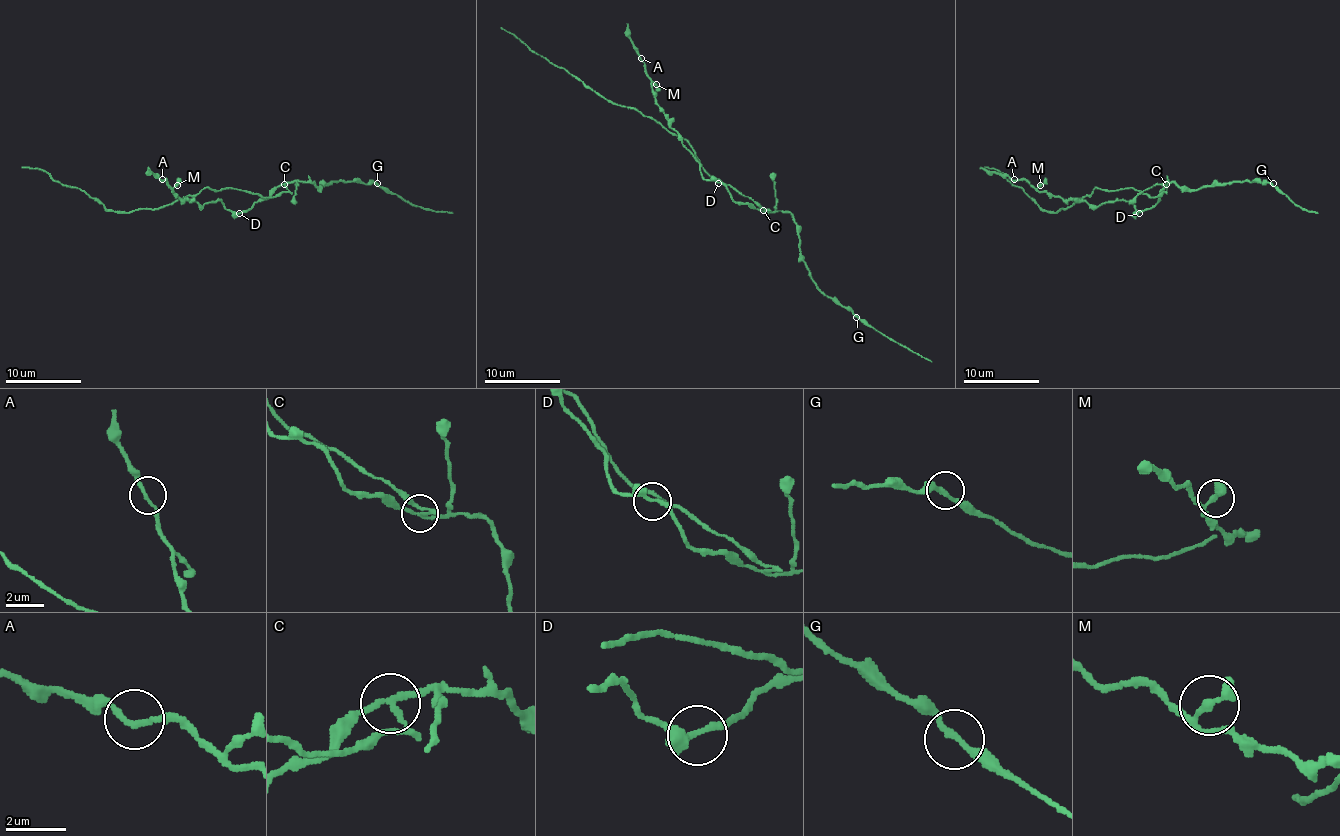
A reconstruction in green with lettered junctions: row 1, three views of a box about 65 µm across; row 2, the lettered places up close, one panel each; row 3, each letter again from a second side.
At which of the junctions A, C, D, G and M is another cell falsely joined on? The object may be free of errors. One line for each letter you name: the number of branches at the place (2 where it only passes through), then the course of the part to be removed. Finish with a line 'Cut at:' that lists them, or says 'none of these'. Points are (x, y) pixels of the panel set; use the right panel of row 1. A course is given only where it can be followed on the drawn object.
C: Branches: 4. Course of the part to remove: (1167, 185), (1157, 196), (1097, 187), (1065, 210), (1044, 211), (984, 166)
Cut at: C

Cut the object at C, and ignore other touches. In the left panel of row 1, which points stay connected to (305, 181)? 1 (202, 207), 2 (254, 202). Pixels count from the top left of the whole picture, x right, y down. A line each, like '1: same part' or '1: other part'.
1: same part
2: same part

